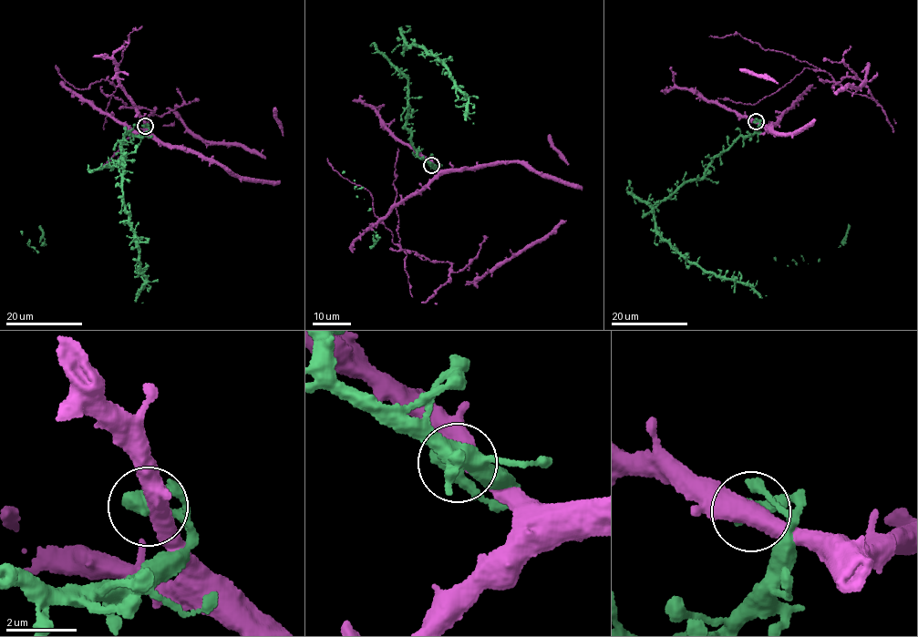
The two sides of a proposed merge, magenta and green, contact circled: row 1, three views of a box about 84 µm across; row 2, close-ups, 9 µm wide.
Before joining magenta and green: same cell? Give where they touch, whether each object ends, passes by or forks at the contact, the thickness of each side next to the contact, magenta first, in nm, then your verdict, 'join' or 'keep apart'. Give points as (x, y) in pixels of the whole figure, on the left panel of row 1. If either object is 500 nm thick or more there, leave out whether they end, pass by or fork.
place (145, 126); calibres 500 and 600 nm; keep apart

